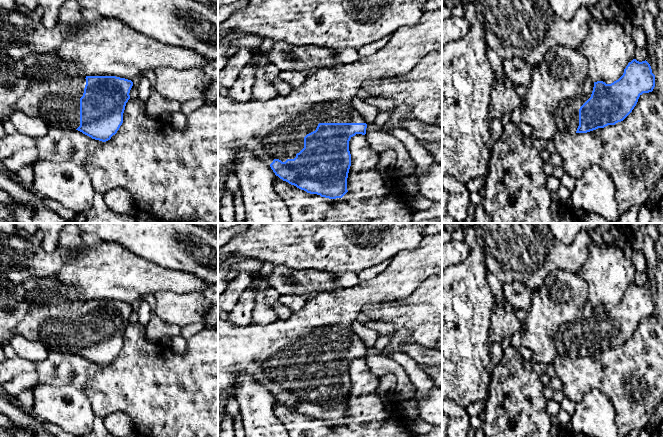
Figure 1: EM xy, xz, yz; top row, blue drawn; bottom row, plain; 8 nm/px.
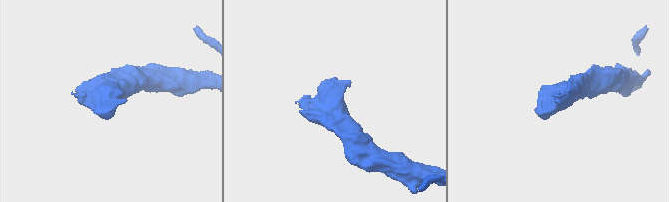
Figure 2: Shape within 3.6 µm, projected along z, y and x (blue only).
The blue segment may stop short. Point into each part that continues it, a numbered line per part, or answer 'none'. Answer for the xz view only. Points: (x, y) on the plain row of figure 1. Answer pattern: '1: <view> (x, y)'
1: xz (275, 352)

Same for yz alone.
1: yz (560, 308)

